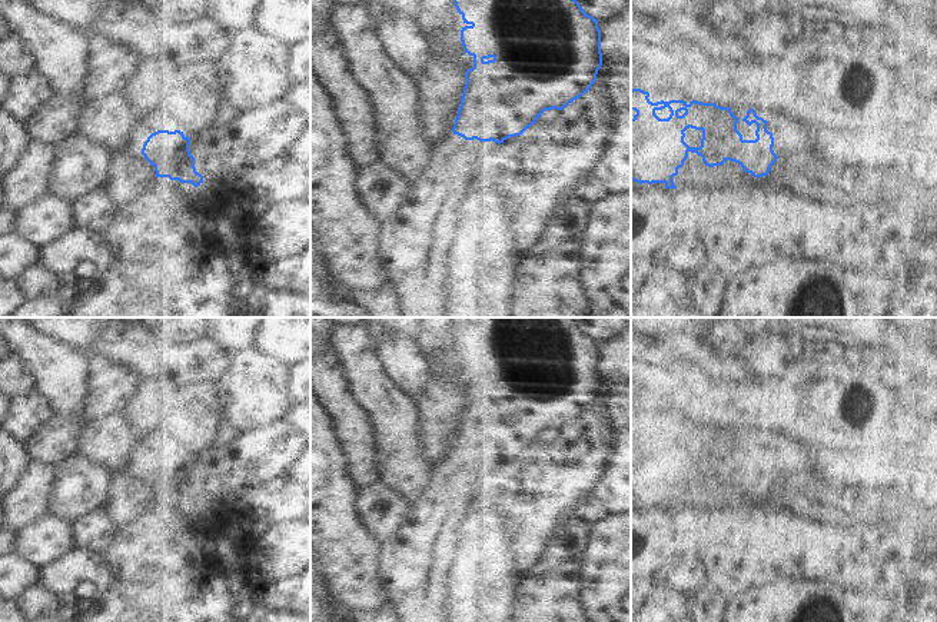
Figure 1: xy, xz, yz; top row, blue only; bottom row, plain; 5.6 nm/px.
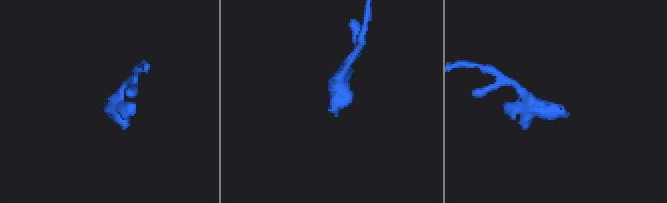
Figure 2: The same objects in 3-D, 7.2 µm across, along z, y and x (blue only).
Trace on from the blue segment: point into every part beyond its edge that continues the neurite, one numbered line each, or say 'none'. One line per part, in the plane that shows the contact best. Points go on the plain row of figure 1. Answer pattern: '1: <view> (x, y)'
1: xz (424, 568).

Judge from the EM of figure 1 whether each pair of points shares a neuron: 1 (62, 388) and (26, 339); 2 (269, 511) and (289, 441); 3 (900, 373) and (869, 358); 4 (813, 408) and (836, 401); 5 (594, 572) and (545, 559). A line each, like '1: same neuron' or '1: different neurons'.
1: same neuron
2: different neurons
3: same neuron
4: different neurons
5: different neurons

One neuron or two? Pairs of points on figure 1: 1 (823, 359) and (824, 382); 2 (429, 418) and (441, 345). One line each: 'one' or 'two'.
1: one
2: one

